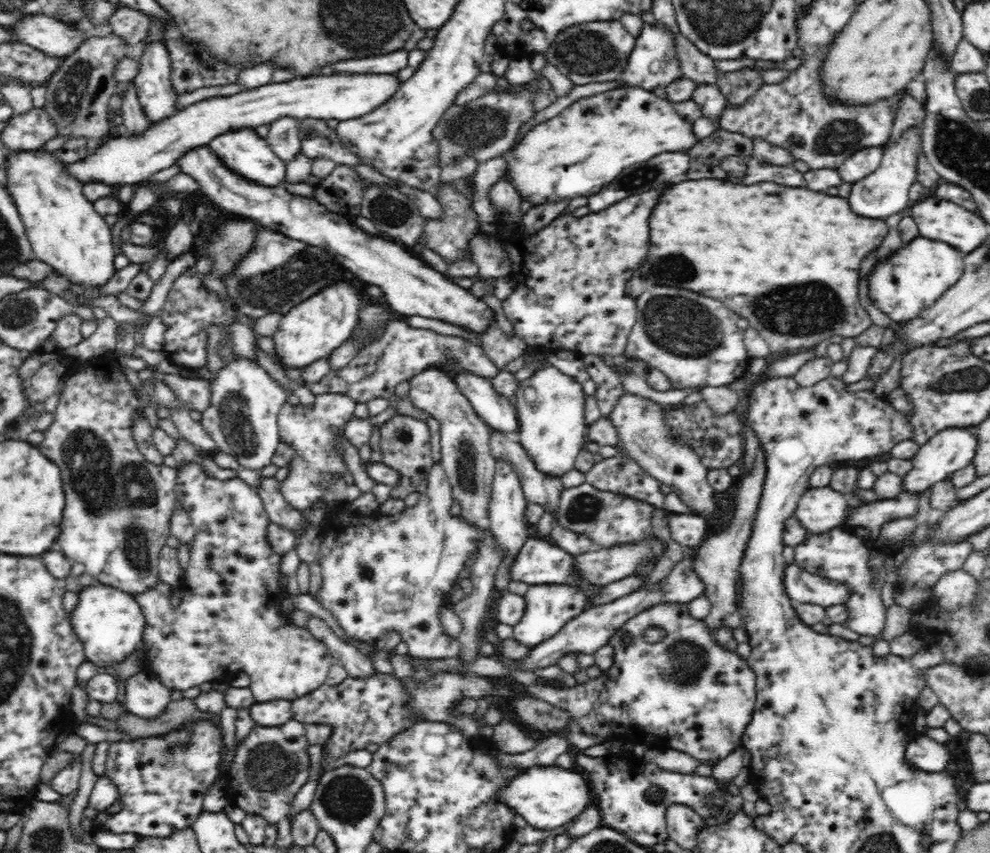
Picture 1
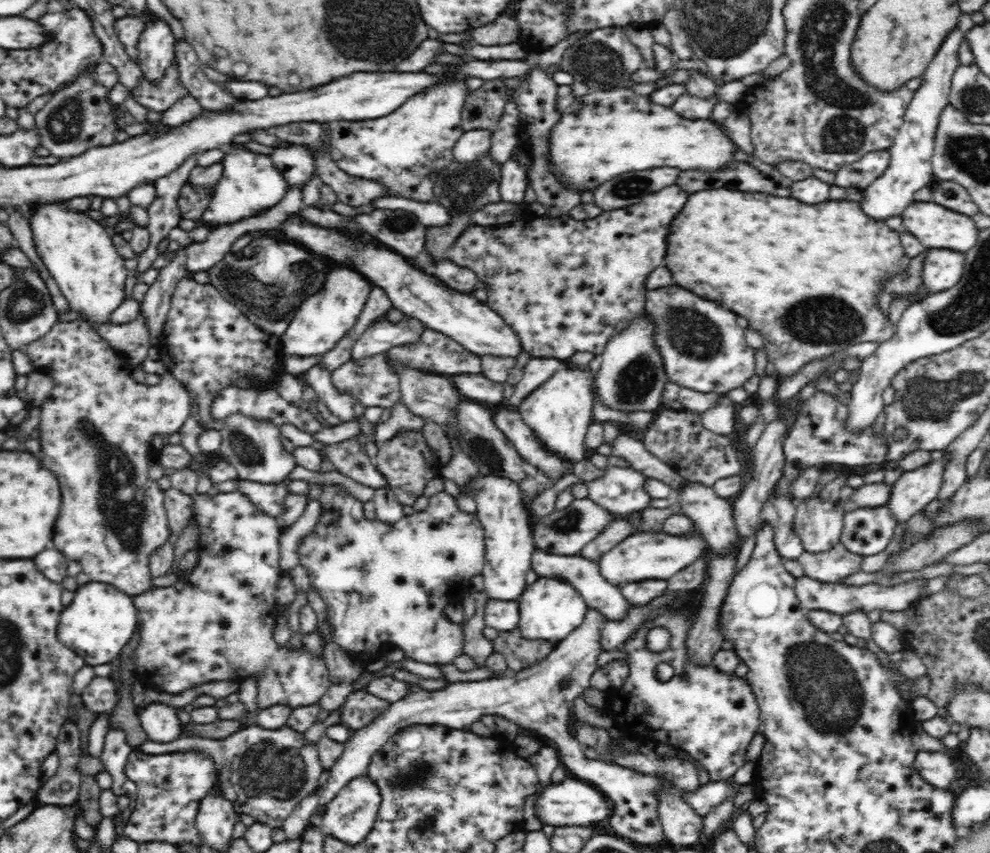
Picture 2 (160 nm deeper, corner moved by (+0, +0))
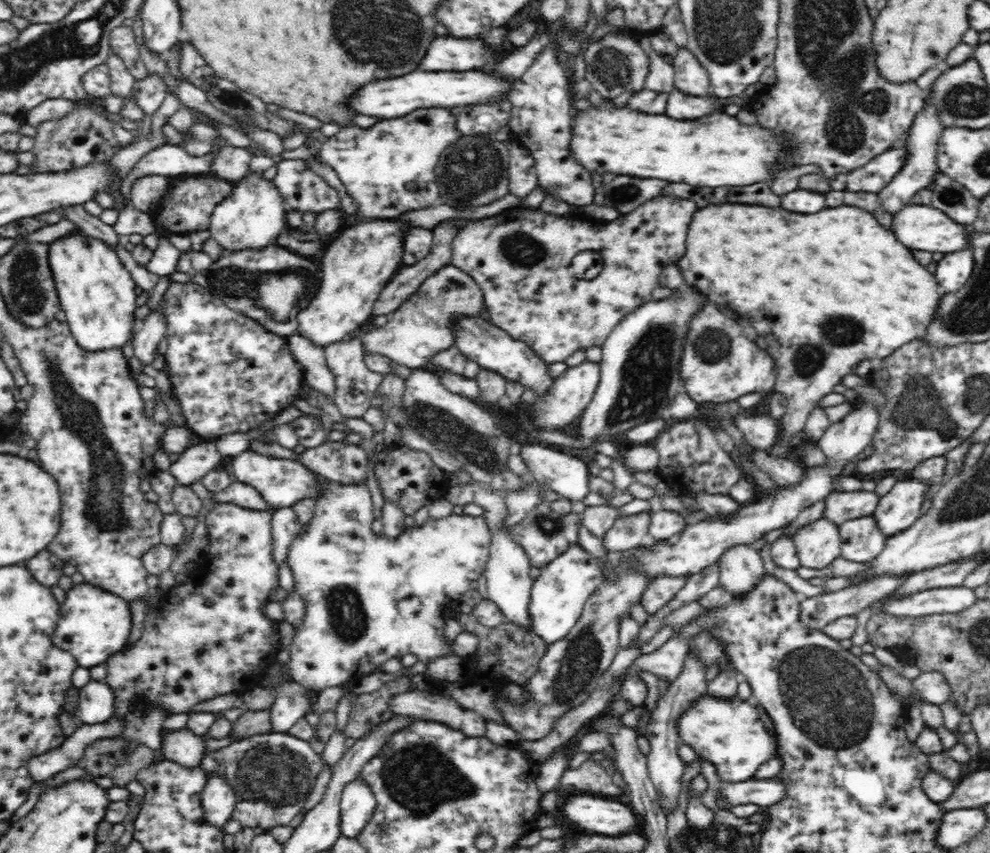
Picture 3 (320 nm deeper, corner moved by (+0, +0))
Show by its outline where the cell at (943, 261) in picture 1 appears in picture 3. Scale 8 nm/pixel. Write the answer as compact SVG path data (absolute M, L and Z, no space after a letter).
M960 250L954 254L946 254L936 266L936 280L942 286L942 292L954 293L969 282L968 278L974 268L974 253L972 250Z

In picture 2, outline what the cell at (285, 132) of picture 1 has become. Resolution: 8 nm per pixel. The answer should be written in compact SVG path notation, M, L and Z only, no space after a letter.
M288 143L276 149L273 148L271 158L274 166L281 171L281 175L291 188L295 186L302 190L314 174L314 160L302 145Z

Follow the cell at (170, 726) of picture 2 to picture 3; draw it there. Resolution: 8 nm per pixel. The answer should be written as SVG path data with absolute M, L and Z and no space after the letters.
M190 729L168 732L162 736L160 732L160 749L166 759L182 764L186 769L201 767L202 760L208 752L206 743L201 736L194 734Z

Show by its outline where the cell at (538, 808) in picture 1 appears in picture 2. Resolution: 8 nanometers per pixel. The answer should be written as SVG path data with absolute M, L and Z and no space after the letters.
M566 777L561 783L550 782L542 790L539 790L538 786L534 795L536 795L536 802L534 802L536 815L540 817L542 823L554 827L593 826L602 820L608 820L611 812L611 806L602 793L588 782L577 778Z

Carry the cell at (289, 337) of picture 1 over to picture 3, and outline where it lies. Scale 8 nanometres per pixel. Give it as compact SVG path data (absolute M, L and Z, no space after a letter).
M393 219L362 220L361 223L344 229L336 240L328 243L328 250L322 251L320 257L323 278L319 292L308 306L297 314L296 332L314 342L314 345L325 347L347 339L350 332L361 328L360 324L369 322L372 319L373 304L378 300L380 292L387 286L391 276L403 266L402 244L406 236L404 232L408 228L408 222Z

